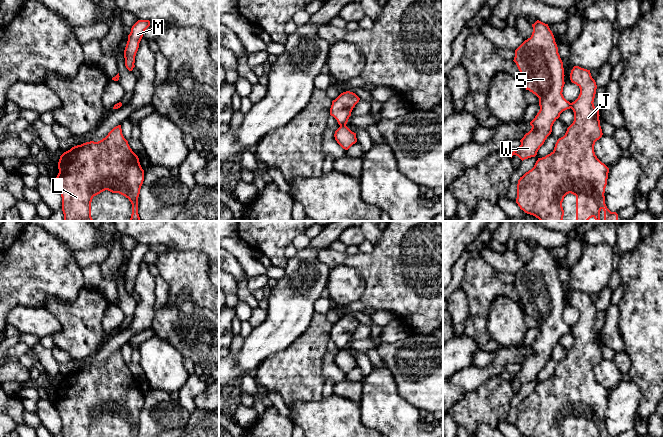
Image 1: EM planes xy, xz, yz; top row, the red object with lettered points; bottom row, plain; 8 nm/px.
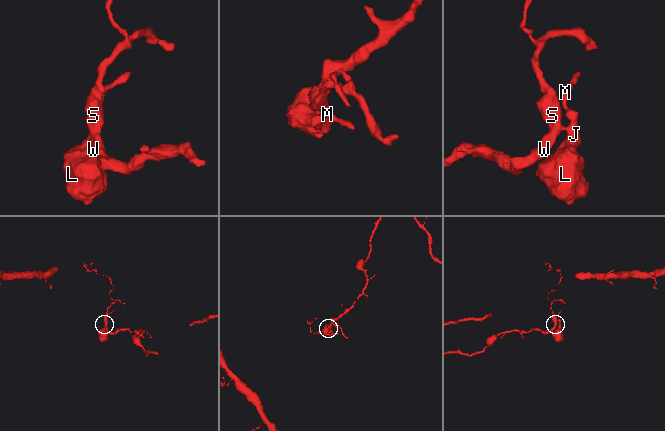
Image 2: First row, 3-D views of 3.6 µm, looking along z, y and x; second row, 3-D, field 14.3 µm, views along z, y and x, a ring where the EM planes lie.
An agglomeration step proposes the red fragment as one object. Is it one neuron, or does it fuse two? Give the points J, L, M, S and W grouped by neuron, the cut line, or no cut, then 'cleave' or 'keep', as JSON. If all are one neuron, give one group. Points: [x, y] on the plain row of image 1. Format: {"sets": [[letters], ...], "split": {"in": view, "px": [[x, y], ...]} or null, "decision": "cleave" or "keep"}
{"sets": [["J", "L", "M"], ["S", "W"]], "split": {"in": "xz", "px": [[345, 348], [340, 350]]}, "decision": "cleave"}

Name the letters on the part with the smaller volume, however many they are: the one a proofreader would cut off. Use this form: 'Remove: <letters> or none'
Remove: J, L, M

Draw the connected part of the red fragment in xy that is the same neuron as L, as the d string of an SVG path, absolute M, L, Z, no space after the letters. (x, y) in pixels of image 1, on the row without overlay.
M121 349L114 351L98 366L86 366L64 376L60 380L58 393L55 406L61 417L63 437L91 437L93 421L105 414L128 422L132 428L132 437L138 437L138 421L144 405L144 394L138 380L124 362Z

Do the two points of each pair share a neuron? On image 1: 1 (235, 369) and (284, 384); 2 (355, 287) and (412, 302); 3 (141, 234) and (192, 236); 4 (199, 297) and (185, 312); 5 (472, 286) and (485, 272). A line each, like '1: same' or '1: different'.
1: different
2: different
3: same
4: different
5: same

